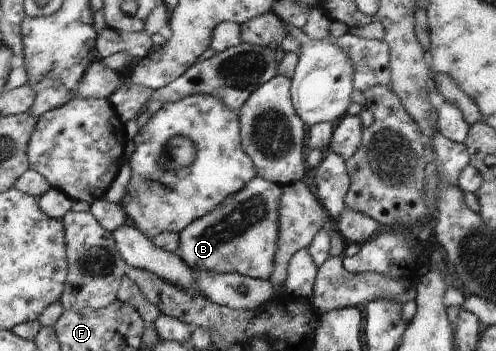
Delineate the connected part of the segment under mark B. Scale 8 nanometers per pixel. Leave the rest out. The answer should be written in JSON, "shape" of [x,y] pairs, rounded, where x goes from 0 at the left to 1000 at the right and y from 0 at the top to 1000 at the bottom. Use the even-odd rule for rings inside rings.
{"shape":[[[516,499],[484,547],[468,550],[427,604],[361,661],[361,732],[389,772],[480,778],[510,795],[540,798],[550,772],[563,675],[560,595],[569,544],[569,527]]]}

